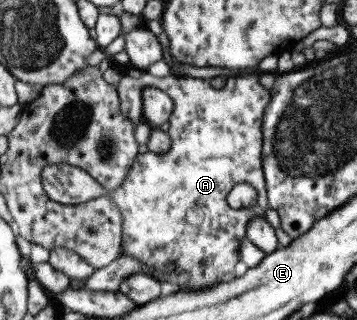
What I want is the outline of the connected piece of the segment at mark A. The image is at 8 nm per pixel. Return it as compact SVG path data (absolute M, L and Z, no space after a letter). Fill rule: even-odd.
M144 72L138 78L130 78L130 76L122 75L118 85L116 86L118 103L120 104L120 114L128 119L128 121L134 122L134 124L136 124L136 120L141 118L141 90L144 87L156 88L171 98L173 102L173 109L167 120L169 124L167 134L170 137L170 148L168 148L168 150L162 155L154 155L150 152L142 154L138 153L135 158L135 162L132 162L130 168L128 168L128 172L126 172L126 176L124 176L122 184L120 184L118 188L114 188L110 194L106 194L106 190L104 190L102 186L100 186L92 177L90 177L90 175L88 175L84 169L64 163L48 163L48 165L41 167L42 173L40 173L40 180L43 191L45 192L45 196L54 202L59 202L60 204L74 205L82 204L82 202L99 198L102 195L108 195L108 199L110 199L110 201L112 201L112 203L118 207L118 212L120 213L120 217L122 217L122 242L120 244L120 247L122 247L122 255L136 258L138 261L140 261L140 263L142 263L142 265L148 265L148 267L150 267L150 277L156 279L158 282L166 281L176 284L177 286L186 284L188 285L186 286L186 289L189 289L190 292L193 292L193 290L203 290L203 288L209 288L210 286L213 286L214 283L232 278L234 264L236 264L236 261L239 259L238 245L240 245L240 239L242 239L242 237L244 237L246 234L246 225L248 225L248 221L250 221L252 217L256 217L258 215L264 216L265 211L268 208L268 200L265 192L265 184L262 172L262 158L260 158L260 151L262 150L262 134L260 132L260 123L262 123L261 120L262 115L264 115L264 107L266 107L266 103L268 103L270 96L268 90L263 90L259 83L260 82L258 82L257 73L244 76L239 74L227 76L224 80L224 86L222 86L222 88L218 88L218 90L210 86L209 79L179 76L173 73L165 77L152 76L147 72ZM240 182L246 182L248 186L252 186L252 188L254 188L254 192L256 192L256 203L252 203L252 205L246 205L246 207L240 207L240 209L233 209L232 207L228 206L228 203L226 203L226 195L228 192L230 192L230 190L232 190L232 186L236 186L236 184Z

